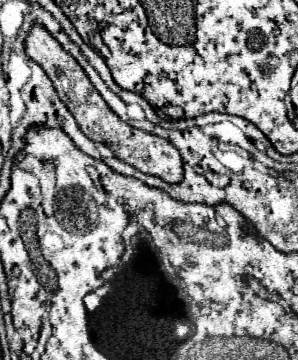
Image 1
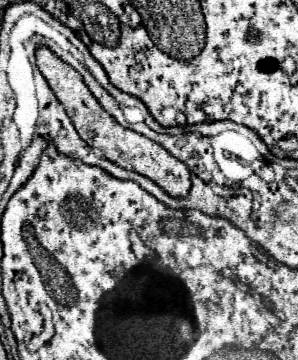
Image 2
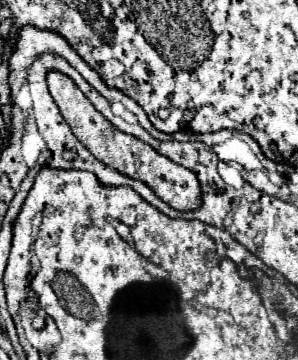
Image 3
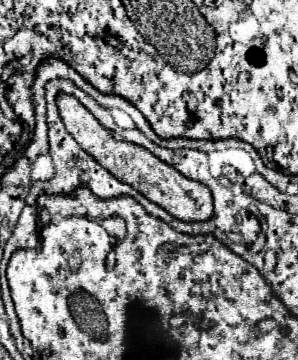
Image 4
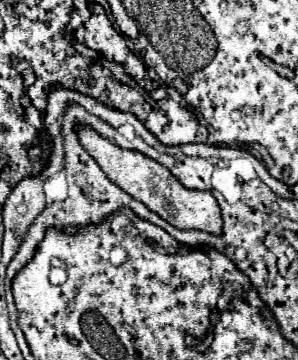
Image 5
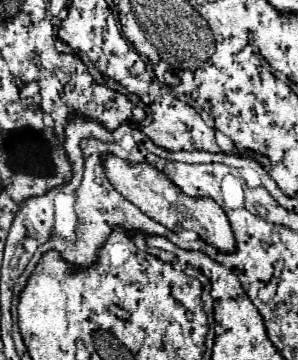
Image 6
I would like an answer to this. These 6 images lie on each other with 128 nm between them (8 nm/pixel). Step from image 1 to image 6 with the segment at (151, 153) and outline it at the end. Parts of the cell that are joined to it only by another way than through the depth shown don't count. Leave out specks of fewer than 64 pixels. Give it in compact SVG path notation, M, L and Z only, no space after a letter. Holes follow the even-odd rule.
M108 154L102 162L104 174L110 180L110 184L124 196L128 198L134 206L138 206L144 214L148 214L152 220L164 224L172 232L180 232L182 228L194 230L200 234L202 240L208 244L216 246L222 252L234 252L234 234L230 228L230 222L224 214L224 210L212 200L212 198L192 198L186 196L174 182L170 182L158 168L152 164L140 162L132 164L128 160L122 160L118 156Z

